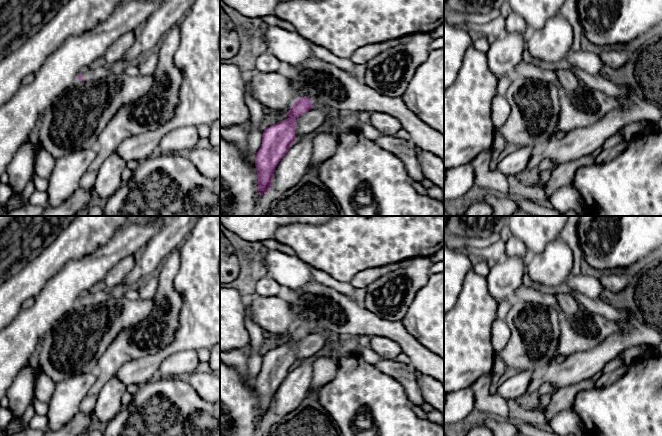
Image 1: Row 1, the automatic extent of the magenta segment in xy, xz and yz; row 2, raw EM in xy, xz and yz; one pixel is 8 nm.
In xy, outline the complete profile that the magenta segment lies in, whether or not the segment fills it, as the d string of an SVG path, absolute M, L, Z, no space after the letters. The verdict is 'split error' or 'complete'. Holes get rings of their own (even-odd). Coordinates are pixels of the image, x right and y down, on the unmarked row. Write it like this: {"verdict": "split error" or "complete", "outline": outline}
{"verdict": "split error", "outline": "M91 290L80 296L78 304L81 305L97 305L111 298L107 290L94 291Z"}

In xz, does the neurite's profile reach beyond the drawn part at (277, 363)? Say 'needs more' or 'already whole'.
already whole

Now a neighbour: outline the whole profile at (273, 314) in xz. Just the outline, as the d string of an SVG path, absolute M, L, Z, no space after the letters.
M258 296L246 304L246 311L252 315L253 321L259 325L264 331L274 335L287 337L297 324L297 316L292 306L284 299L277 296Z

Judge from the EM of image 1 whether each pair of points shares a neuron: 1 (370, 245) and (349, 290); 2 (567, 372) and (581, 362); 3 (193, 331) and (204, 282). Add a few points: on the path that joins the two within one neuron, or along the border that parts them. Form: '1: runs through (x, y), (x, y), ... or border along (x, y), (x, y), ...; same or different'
1: border along (326, 272), (334, 278), (347, 283); different
2: runs through (570, 372), (578, 365); same
3: runs through (204, 319), (204, 294); same

